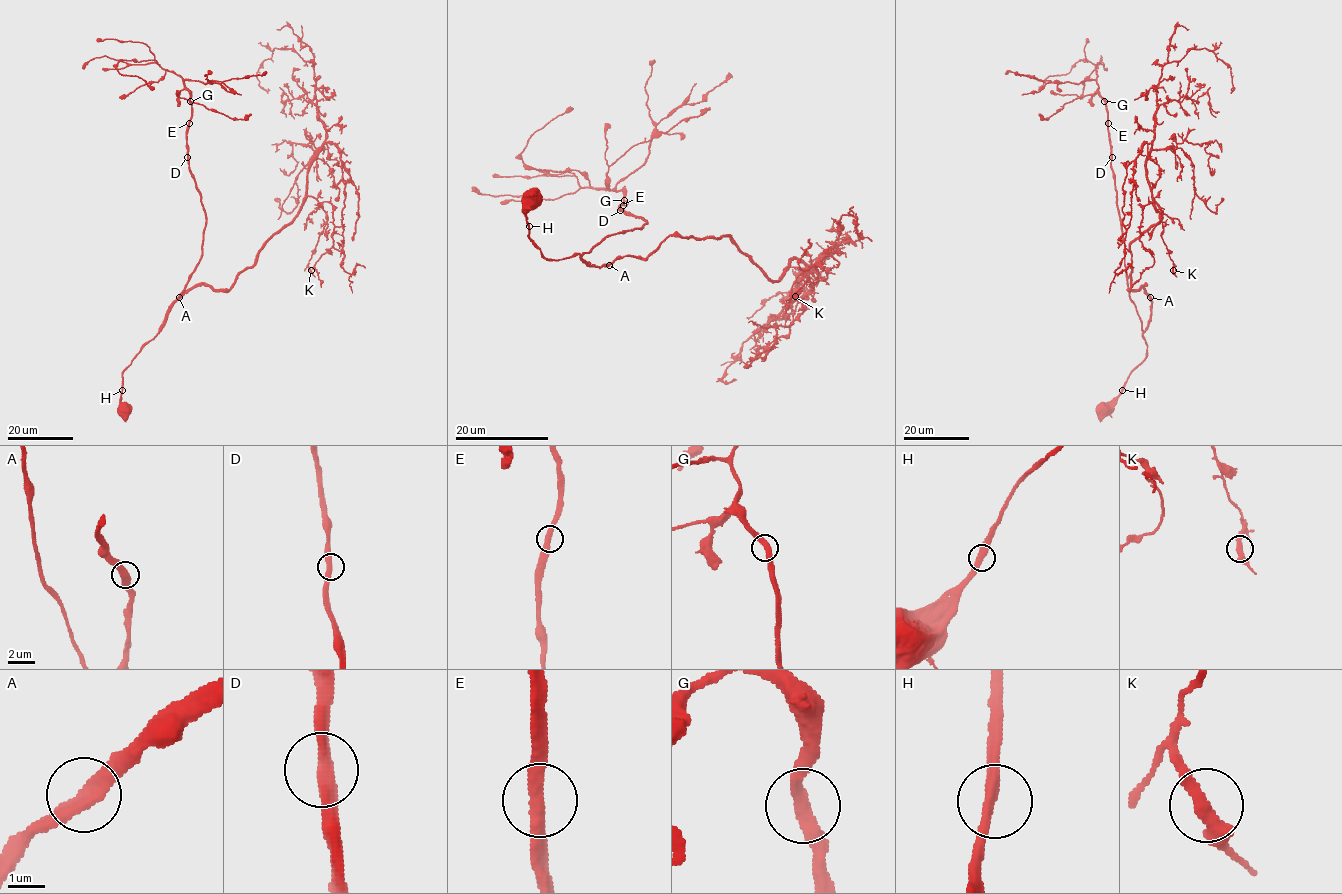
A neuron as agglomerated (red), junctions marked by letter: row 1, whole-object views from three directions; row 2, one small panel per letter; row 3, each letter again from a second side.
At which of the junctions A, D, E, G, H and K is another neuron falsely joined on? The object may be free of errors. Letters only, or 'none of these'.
none of these

